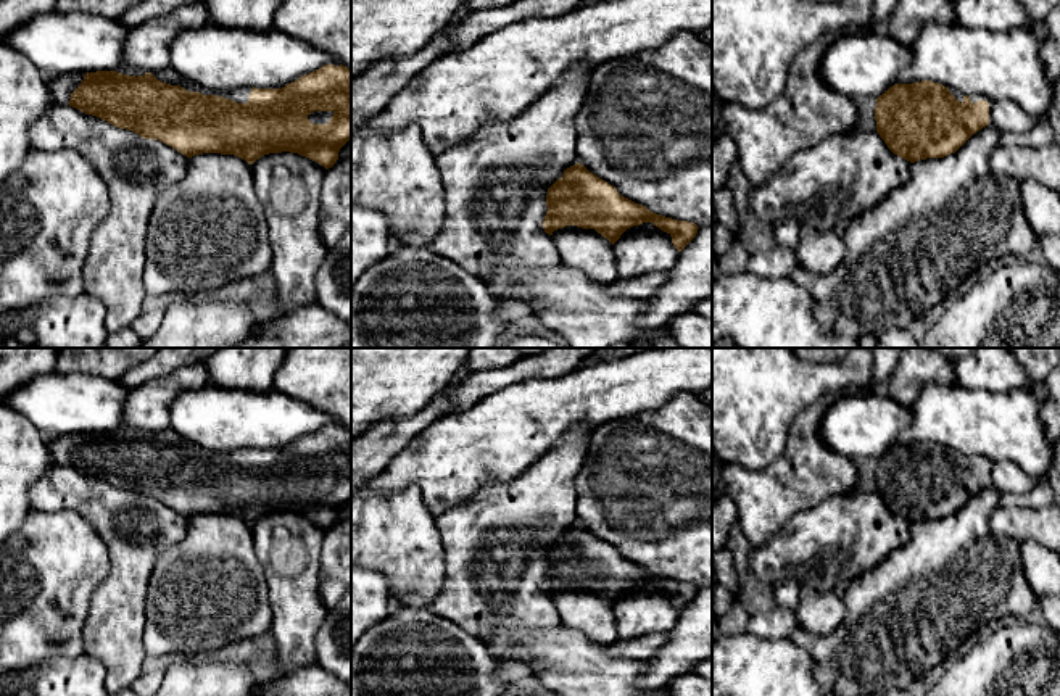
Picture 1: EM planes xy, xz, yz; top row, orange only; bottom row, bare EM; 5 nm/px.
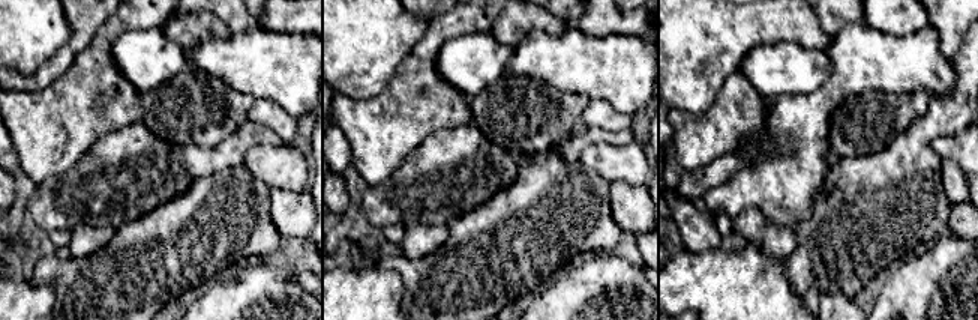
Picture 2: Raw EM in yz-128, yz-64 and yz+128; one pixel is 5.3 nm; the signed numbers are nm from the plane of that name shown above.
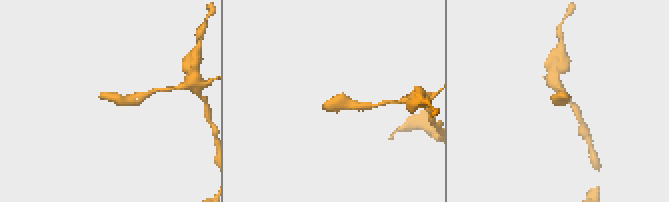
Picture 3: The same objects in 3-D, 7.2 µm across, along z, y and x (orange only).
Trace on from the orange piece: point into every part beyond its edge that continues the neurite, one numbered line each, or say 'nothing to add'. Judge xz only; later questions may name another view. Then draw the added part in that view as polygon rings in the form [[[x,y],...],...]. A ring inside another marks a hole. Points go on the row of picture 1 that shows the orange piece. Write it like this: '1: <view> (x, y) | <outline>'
nothing to add

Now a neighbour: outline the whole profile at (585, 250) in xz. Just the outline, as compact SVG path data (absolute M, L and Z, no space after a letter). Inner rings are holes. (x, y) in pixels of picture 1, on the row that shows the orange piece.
M565 226L553 232L561 264L580 271L594 284L609 285L617 274L614 245L594 229Z

